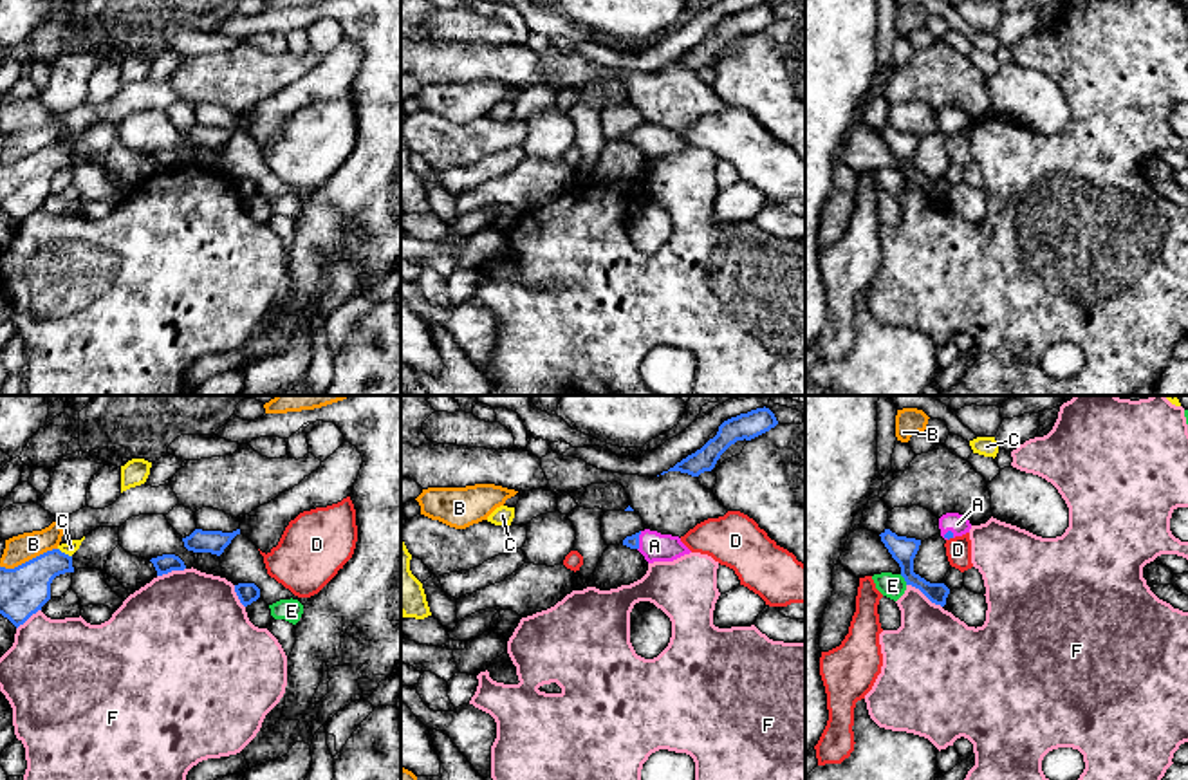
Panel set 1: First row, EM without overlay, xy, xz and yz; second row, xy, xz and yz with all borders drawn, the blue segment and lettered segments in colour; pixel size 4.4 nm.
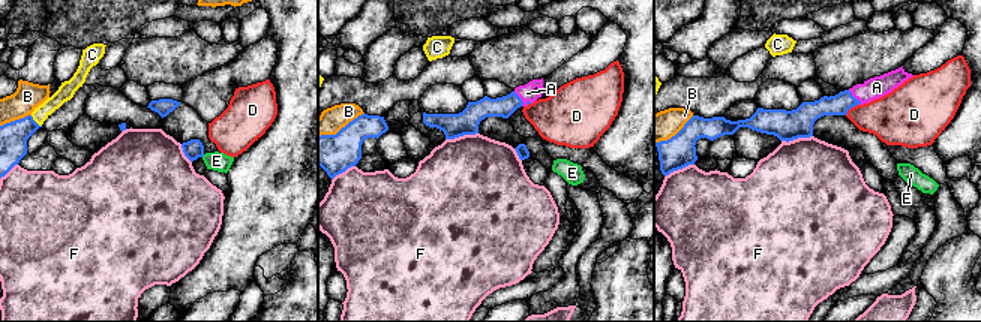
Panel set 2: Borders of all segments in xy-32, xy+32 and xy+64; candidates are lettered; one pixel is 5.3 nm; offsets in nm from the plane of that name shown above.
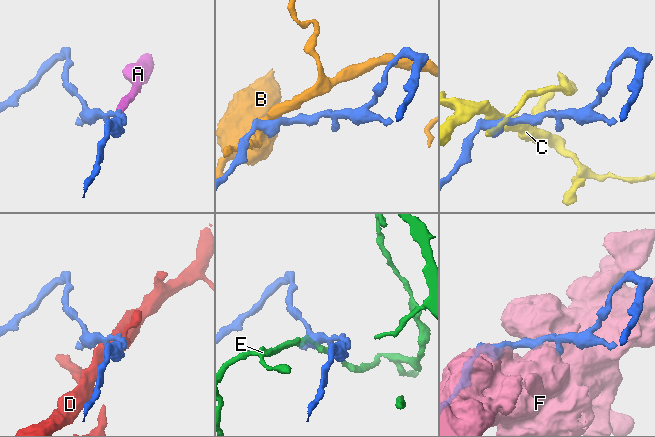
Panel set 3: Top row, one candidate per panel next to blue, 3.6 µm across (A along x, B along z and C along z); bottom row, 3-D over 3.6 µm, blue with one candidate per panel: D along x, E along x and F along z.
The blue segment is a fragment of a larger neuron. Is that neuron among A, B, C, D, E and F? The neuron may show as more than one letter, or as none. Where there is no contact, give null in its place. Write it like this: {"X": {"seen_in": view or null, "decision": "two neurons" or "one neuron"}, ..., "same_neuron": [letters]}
{"A": {"seen_in": "xz", "decision": "one neuron"}, "B": {"seen_in": "xy", "decision": "two neurons"}, "C": {"seen_in": "xy", "decision": "two neurons"}, "D": {"seen_in": "yz", "decision": "two neurons"}, "E": {"seen_in": "yz", "decision": "two neurons"}, "F": {"seen_in": "yz", "decision": "two neurons"}, "same_neuron": ["A"]}

